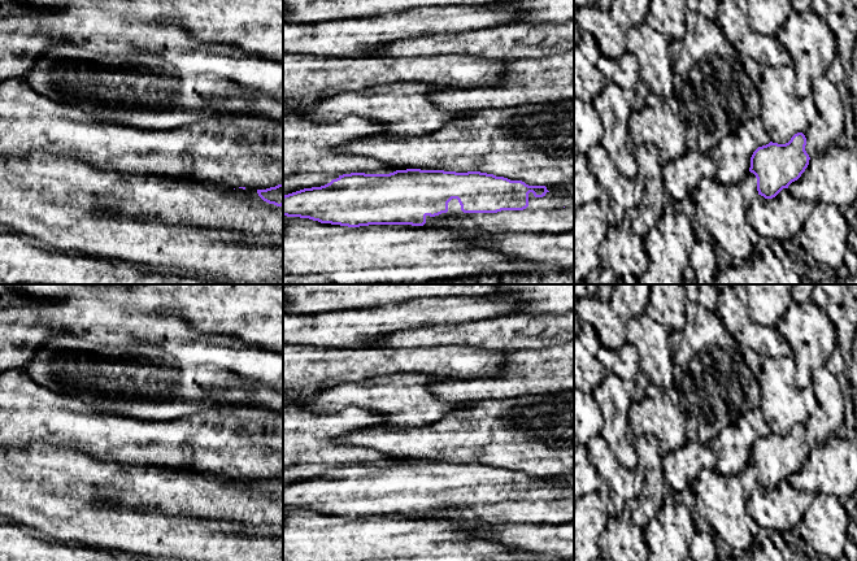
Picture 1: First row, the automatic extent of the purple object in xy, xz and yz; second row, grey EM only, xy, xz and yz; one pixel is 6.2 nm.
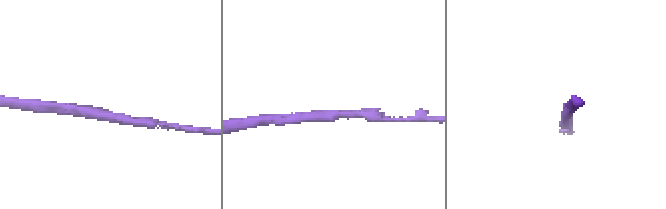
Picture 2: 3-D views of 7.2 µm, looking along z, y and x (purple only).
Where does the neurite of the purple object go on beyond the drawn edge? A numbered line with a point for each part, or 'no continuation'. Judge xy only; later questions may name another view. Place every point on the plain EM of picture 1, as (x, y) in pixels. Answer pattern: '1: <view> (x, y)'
no continuation

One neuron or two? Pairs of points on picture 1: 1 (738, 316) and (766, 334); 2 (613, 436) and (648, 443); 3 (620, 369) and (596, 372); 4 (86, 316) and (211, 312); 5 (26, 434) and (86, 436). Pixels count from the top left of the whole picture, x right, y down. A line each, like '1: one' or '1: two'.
1: one
2: two
3: two
4: two
5: one

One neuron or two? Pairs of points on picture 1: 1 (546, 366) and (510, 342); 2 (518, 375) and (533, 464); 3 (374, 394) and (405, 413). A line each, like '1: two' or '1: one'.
1: two
2: two
3: one

